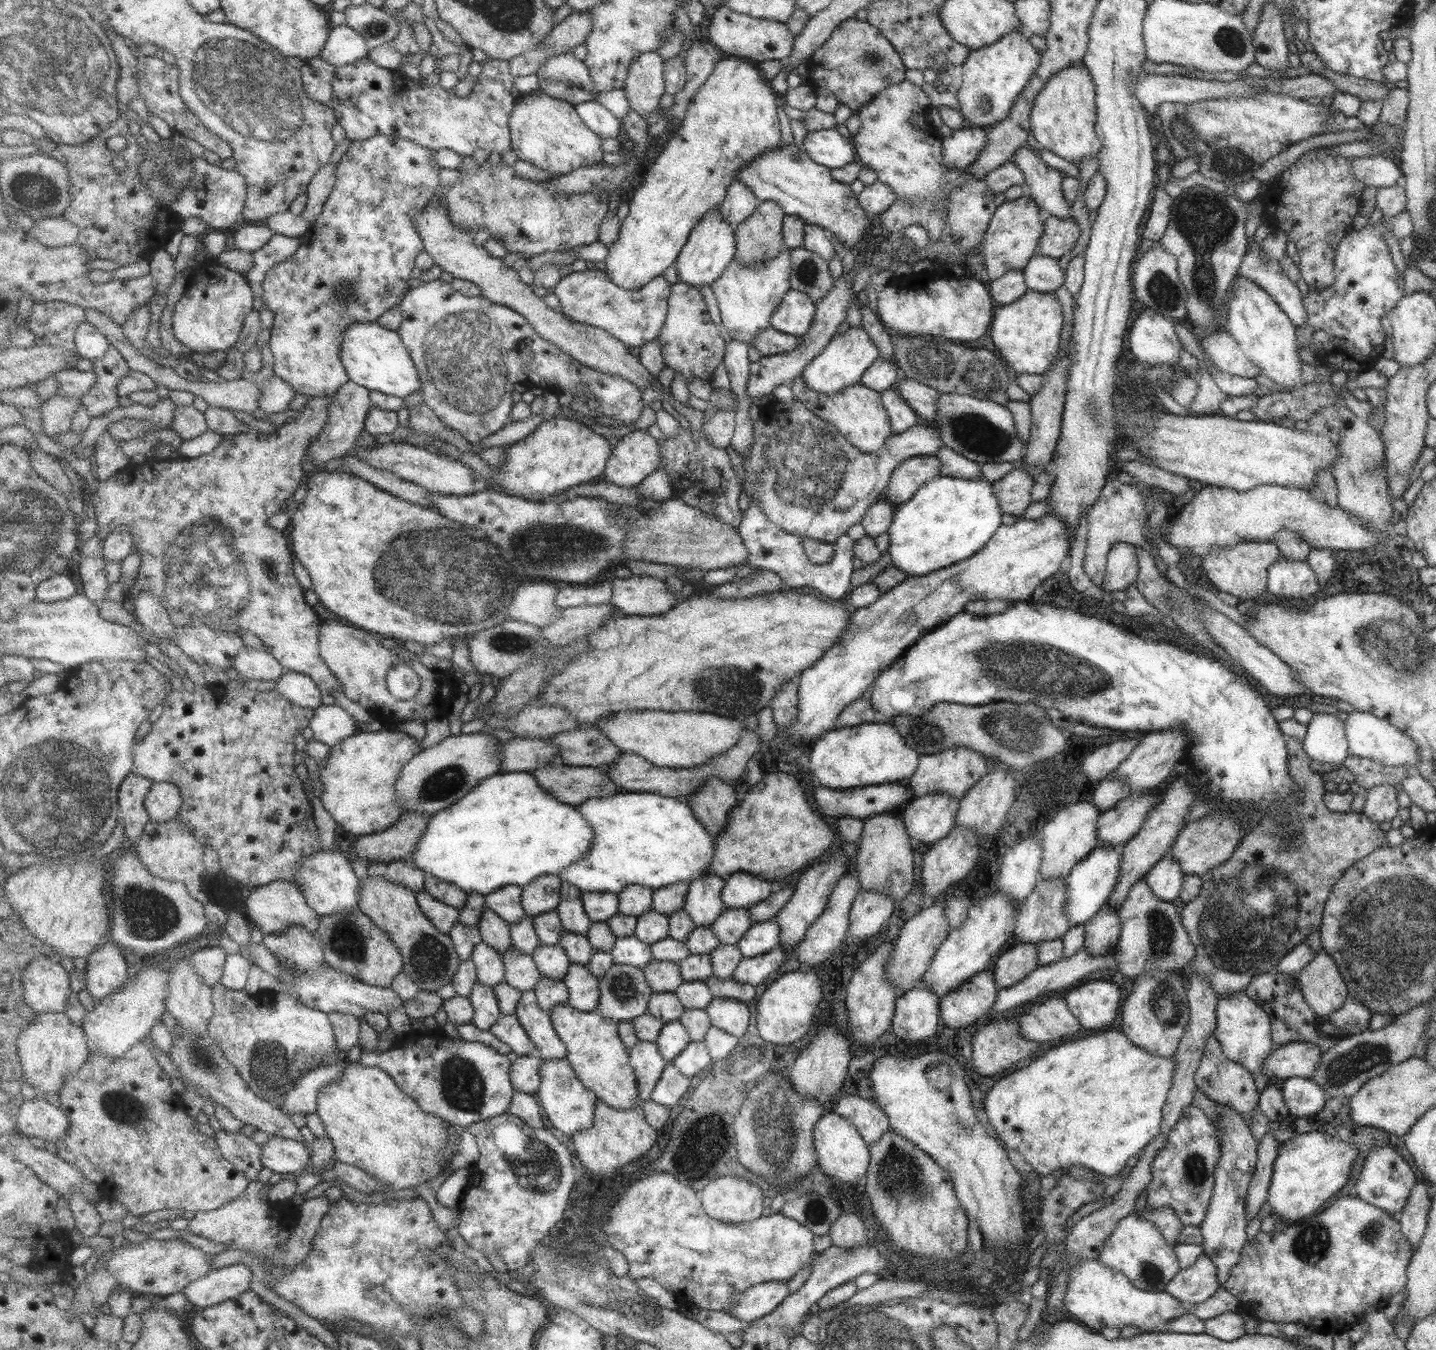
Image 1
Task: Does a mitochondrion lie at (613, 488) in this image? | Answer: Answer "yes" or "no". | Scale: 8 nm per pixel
no

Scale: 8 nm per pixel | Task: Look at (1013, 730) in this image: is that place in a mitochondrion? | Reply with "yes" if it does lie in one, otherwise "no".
yes

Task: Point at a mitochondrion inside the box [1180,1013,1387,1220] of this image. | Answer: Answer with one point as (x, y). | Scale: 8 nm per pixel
(1195, 1169)

